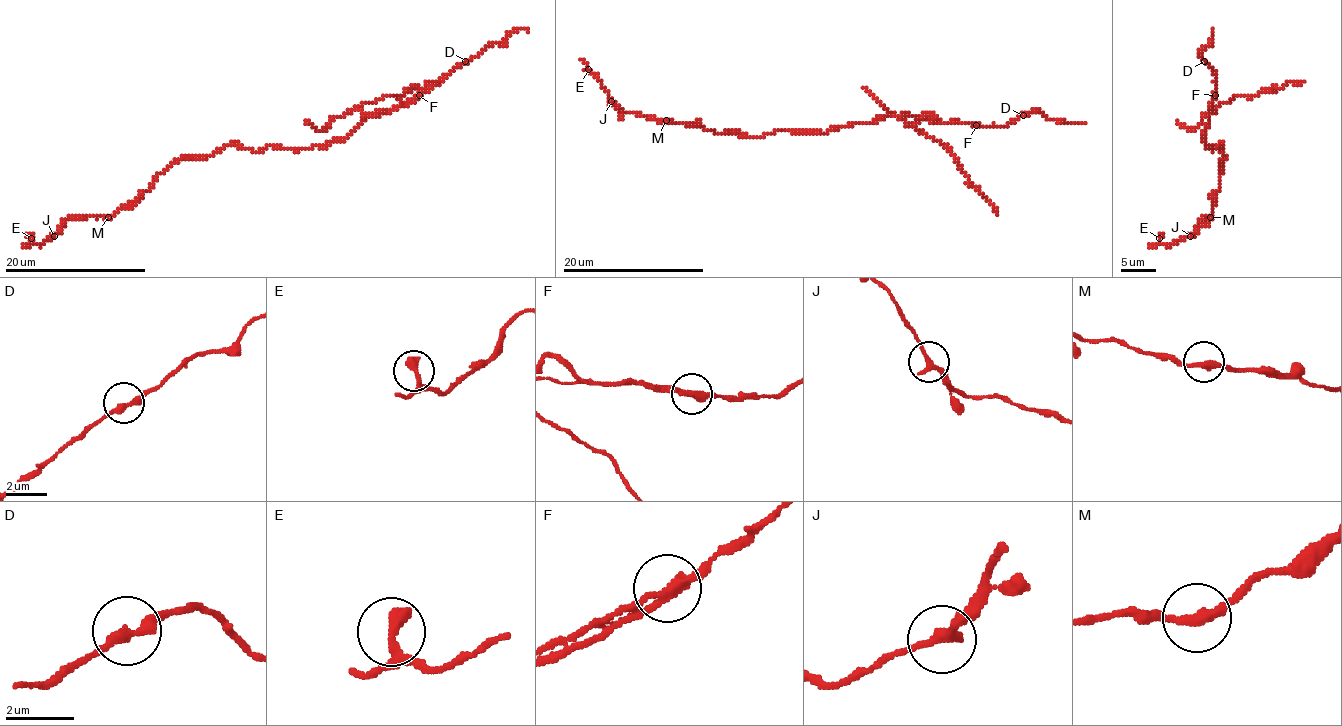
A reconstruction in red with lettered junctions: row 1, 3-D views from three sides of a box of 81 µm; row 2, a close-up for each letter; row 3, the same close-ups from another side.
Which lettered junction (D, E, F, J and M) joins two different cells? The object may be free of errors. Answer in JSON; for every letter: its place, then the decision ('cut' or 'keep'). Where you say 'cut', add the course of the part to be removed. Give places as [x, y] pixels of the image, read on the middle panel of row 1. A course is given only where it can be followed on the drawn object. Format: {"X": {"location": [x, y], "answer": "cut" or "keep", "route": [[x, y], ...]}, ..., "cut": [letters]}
{"D": {"location": [1023, 115], "answer": "keep"}, "E": {"location": [588, 69], "answer": "keep"}, "F": {"location": [976, 125], "answer": "cut", "route": [[977, 126], [918, 120], [915, 124], [920, 131], [945, 145], [968, 180], [998, 214]]}, "J": {"location": [611, 101], "answer": "keep"}, "M": {"location": [666, 120], "answer": "keep"}, "cut": ["F"]}

